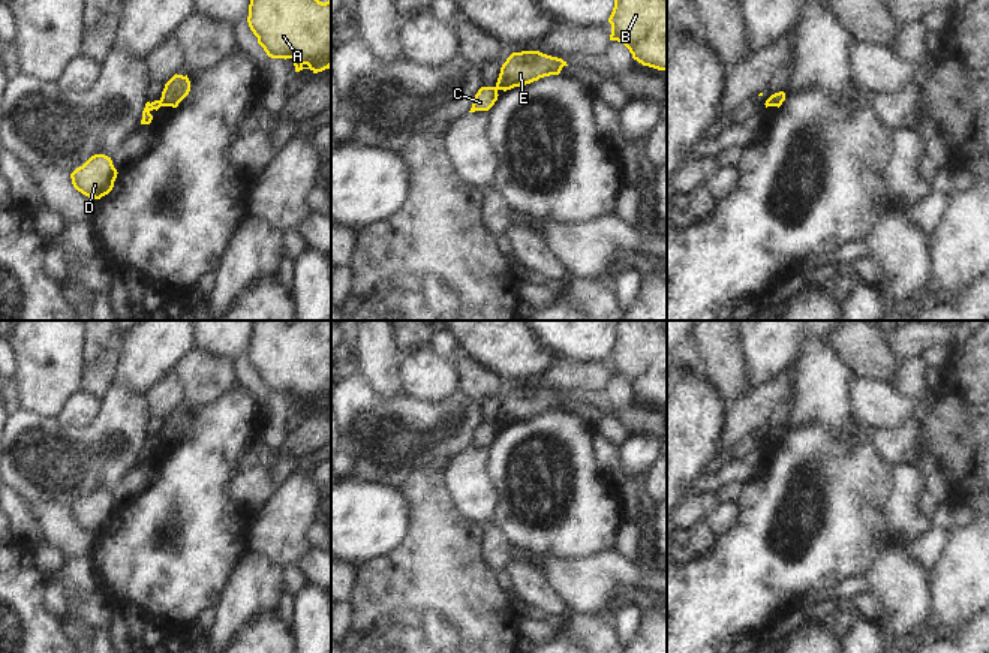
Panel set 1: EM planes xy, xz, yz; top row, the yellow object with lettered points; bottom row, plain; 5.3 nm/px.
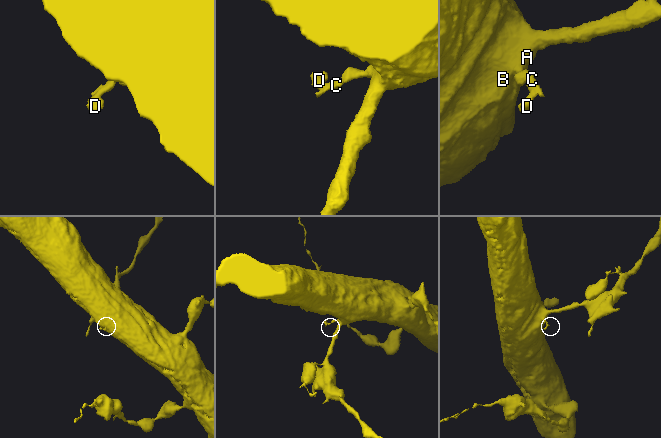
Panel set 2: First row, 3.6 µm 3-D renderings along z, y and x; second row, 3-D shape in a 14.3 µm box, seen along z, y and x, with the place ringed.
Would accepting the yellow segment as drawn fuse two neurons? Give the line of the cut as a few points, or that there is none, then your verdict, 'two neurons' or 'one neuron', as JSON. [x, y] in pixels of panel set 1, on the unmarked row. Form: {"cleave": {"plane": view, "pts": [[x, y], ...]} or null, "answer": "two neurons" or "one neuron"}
{"cleave": {"plane": "xy", "pts": [[159, 436], [162, 441]]}, "answer": "two neurons"}

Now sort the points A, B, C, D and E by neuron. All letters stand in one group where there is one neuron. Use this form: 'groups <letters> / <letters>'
groups A B E / C D

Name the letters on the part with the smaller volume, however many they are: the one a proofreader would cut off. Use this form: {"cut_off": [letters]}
{"cut_off": ["C", "D"]}

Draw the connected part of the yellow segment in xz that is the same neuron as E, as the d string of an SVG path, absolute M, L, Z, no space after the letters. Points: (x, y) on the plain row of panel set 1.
M539 386L512 388L500 403L497 425L511 425L539 413L559 410L566 397Z

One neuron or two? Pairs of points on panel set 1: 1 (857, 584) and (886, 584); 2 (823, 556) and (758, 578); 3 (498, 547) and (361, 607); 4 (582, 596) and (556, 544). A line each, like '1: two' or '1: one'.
1: two
2: one
3: two
4: two

